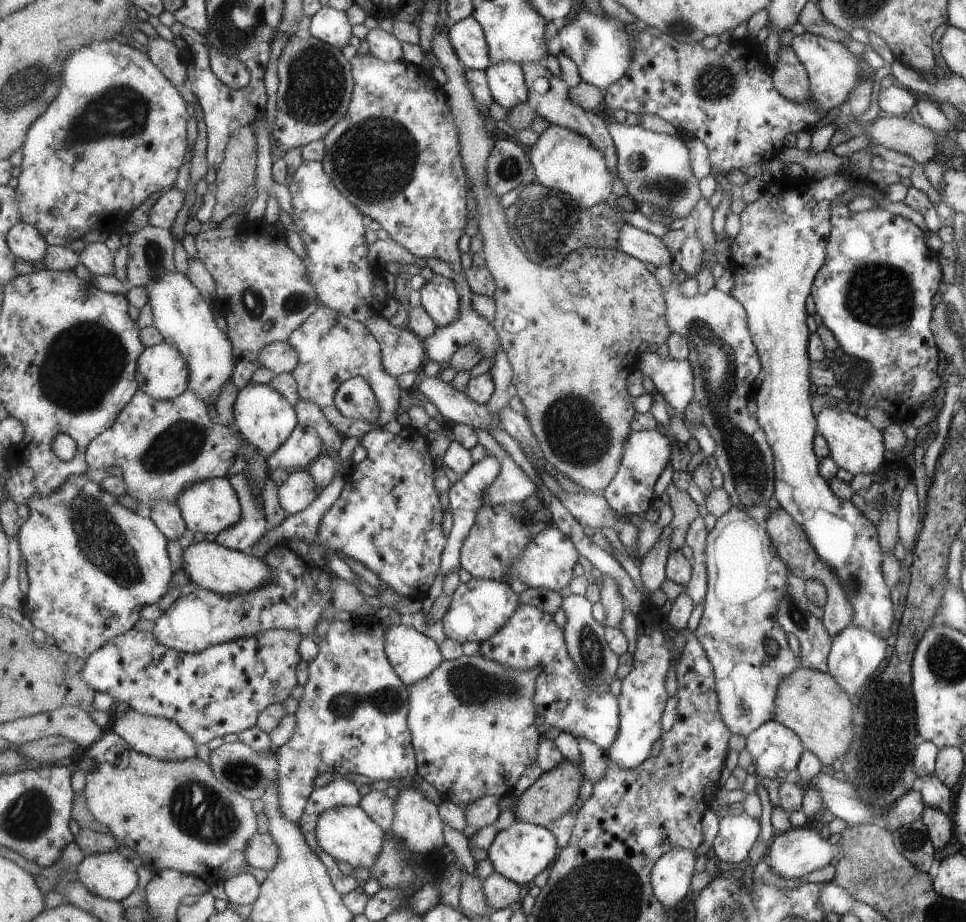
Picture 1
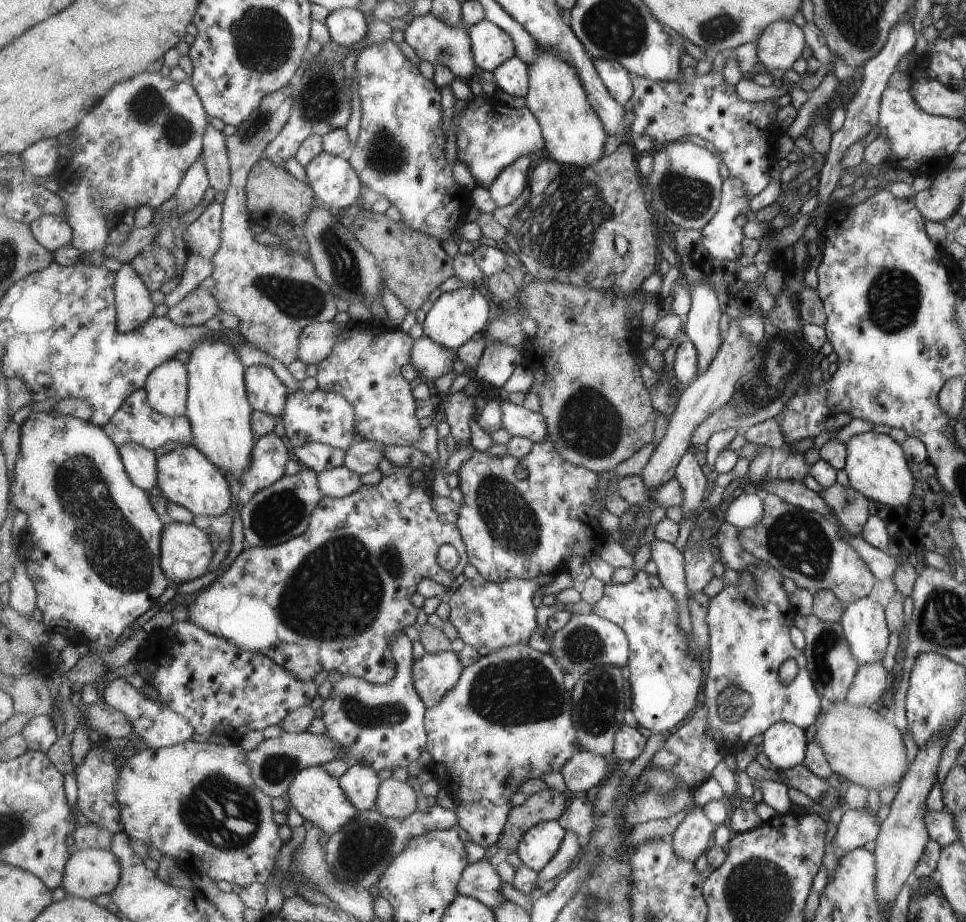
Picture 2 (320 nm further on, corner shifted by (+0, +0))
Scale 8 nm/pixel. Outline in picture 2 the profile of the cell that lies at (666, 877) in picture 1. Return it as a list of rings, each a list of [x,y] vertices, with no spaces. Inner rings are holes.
[[[693,807],[671,834],[675,856],[693,863],[701,853],[706,852],[707,842],[714,829],[714,824],[703,814],[702,807]]]

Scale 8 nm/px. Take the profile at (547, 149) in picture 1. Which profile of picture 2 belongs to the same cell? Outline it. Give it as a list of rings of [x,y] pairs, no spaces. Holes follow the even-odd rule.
[[[539,46],[537,60],[530,64],[528,107],[538,116],[551,158],[563,164],[591,167],[605,154],[607,132],[604,122],[590,103],[586,88],[575,67]]]

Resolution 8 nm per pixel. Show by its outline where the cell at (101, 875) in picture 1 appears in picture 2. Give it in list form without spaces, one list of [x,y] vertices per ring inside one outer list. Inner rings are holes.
[[[77,850],[66,864],[62,886],[71,897],[94,899],[111,894],[122,879],[122,862],[111,850]]]

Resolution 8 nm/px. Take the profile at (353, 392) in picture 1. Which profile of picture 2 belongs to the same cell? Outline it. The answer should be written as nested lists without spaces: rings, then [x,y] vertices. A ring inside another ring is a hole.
[[[395,464],[394,467],[396,470],[390,475],[384,475],[378,483],[363,485],[349,496],[335,498],[325,495],[314,510],[310,528],[299,537],[274,547],[250,546],[248,549],[244,549],[229,570],[223,572],[216,581],[207,586],[206,590],[202,593],[199,592],[194,601],[187,604],[189,619],[206,631],[230,640],[244,651],[270,656],[277,664],[283,665],[288,672],[295,673],[295,676],[304,681],[313,681],[322,670],[326,670],[339,671],[343,675],[353,675],[368,680],[370,683],[389,683],[397,672],[396,658],[392,651],[394,640],[402,635],[409,626],[417,628],[415,622],[417,622],[419,608],[413,604],[413,594],[417,592],[417,586],[425,578],[429,578],[454,592],[460,587],[465,566],[470,563],[470,556],[458,525],[455,526],[451,522],[443,523],[439,520],[439,513],[434,509],[434,495],[431,493],[431,487],[427,490],[422,485],[415,485],[414,481],[410,479],[410,476],[414,474],[413,469]],[[443,544],[451,544],[459,554],[458,564],[451,571],[441,568],[441,564],[437,562],[437,554],[439,554],[439,548],[443,548]]]

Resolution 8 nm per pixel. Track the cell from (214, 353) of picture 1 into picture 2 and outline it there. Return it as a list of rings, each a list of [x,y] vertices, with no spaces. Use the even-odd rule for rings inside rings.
[[[208,335],[205,341],[189,356],[187,362],[188,375],[190,376],[190,391],[188,394],[187,414],[193,432],[193,444],[208,456],[224,473],[232,474],[238,480],[248,471],[252,463],[252,454],[257,444],[252,416],[256,411],[248,396],[246,383],[246,365],[239,359],[235,348],[225,341],[218,341]]]

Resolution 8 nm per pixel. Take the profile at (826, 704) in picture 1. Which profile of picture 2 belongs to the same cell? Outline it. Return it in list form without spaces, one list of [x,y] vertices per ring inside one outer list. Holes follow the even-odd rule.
[[[845,700],[834,703],[822,701],[822,706],[827,708],[827,712],[818,713],[813,739],[819,743],[832,772],[877,792],[899,786],[908,765],[903,738],[899,740],[899,732],[893,722],[885,722],[883,716],[869,710],[869,707],[850,705]]]

